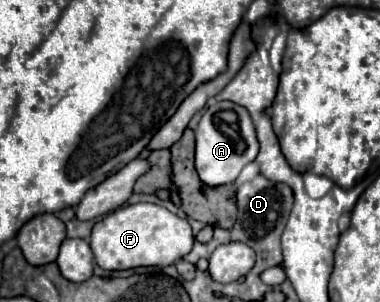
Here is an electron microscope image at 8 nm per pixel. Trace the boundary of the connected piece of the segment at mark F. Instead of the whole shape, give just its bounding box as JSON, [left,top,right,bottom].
[90,203,194,269]

